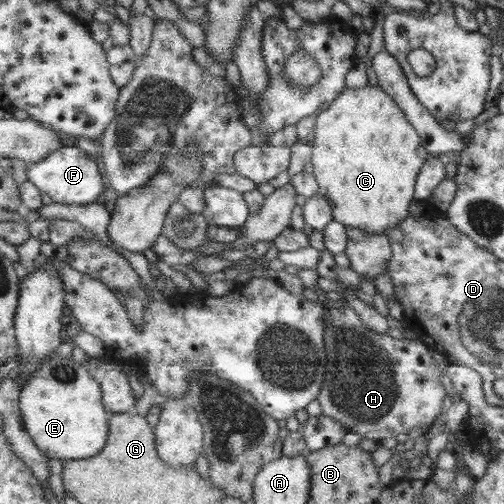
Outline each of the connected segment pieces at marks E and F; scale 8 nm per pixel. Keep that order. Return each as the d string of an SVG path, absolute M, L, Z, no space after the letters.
M77 354L69 356L51 357L33 376L22 381L23 386L19 396L21 413L27 431L47 458L58 460L81 460L99 455L109 440L109 420L113 418L113 411L105 408L104 392L99 382L99 375L93 376L89 368L85 367Z
M73 143L53 152L43 161L30 164L27 170L27 181L33 182L45 192L52 201L61 204L87 204L95 202L101 194L105 194L108 186L100 161L87 156L81 148Z

